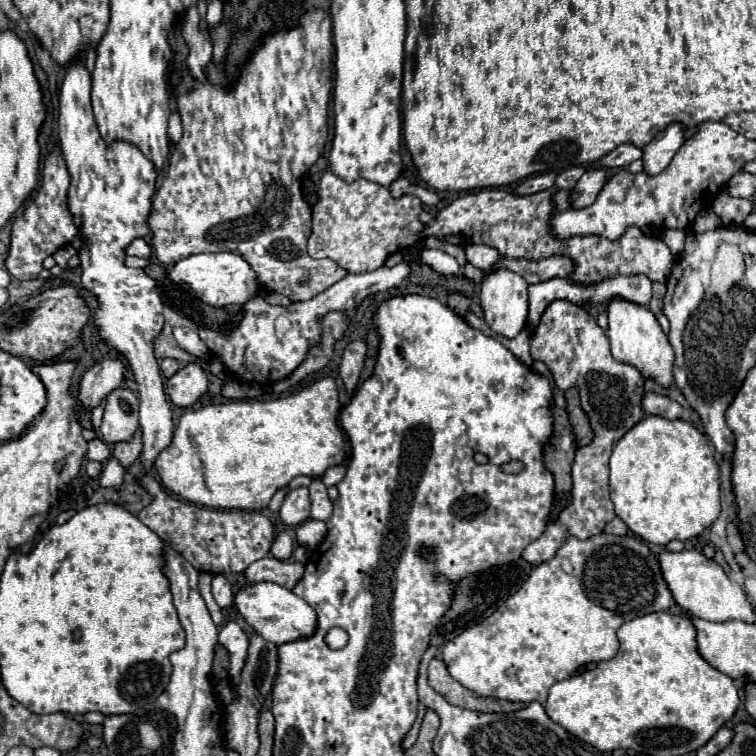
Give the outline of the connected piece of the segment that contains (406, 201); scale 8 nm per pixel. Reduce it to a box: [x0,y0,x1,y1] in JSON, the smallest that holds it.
[308,171,424,273]

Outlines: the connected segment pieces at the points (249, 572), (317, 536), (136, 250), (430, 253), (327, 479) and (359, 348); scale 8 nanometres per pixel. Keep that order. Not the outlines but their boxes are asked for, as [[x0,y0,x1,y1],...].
[[246,557,304,589],[296,519,326,549],[126,237,152,259],[420,249,460,275],[322,465,346,486],[340,341,366,391]]

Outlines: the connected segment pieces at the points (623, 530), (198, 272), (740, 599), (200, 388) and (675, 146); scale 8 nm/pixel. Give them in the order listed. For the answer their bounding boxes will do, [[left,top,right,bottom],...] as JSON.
[[604,517,628,535],[170,253,260,307],[658,549,754,623],[164,363,208,407],[644,123,684,173]]

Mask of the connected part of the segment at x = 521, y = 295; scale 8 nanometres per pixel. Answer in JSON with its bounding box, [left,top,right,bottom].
[480,269,528,339]

